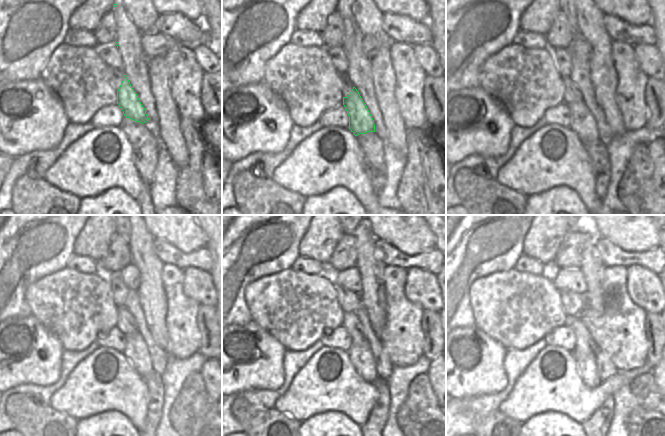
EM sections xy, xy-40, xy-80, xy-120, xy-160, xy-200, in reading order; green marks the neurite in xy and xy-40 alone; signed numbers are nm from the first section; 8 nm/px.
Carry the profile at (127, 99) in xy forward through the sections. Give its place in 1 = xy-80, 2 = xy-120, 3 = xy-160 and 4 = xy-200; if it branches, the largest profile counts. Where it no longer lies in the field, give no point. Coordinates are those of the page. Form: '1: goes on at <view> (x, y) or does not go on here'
1: goes on at xy-80 (584, 124)
2: goes on at xy-120 (136, 350)
3: goes on at xy-160 (361, 356)
4: goes on at xy-200 (587, 367)

